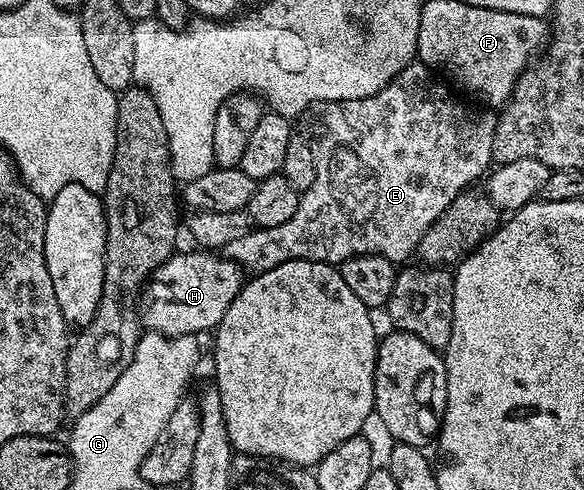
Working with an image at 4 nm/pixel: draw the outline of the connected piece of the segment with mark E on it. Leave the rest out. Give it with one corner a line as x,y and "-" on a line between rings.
413,61
409,65
405,65
405,69
401,69
401,73
397,73
397,77
393,77
391,83
369,97
354,99
353,101
316,103
314,107
308,107
305,112
305,120
307,119
305,135
310,140
313,157
317,161
317,177
313,181
313,185
309,190
300,194
297,213
293,213
293,217
289,217
289,221
272,227
260,227
252,230
250,235
241,237
241,241
233,241
233,245
225,248
226,258
235,260
240,267
251,273
268,271
285,261
293,261
294,259
308,259
318,263
338,265
354,255
380,255
393,264
406,264
410,260
407,258
412,258
415,255
415,247
421,241
423,234
429,229
429,225
433,225
433,221
437,221
437,217
441,217
441,213
445,213
445,209
462,191
468,190
474,184
471,183
474,179
480,178
479,180
482,180
488,174
493,163
491,150
493,149
493,137
495,136
496,112
491,109
474,111
473,108
466,107
446,87
448,84
442,78
439,78
440,80
435,78
439,77
426,63

